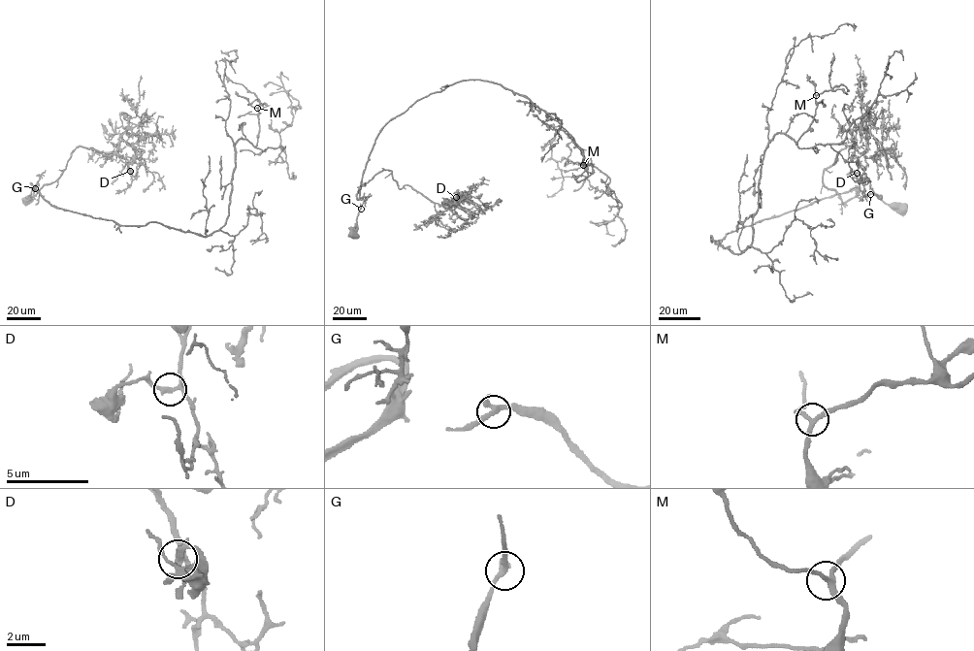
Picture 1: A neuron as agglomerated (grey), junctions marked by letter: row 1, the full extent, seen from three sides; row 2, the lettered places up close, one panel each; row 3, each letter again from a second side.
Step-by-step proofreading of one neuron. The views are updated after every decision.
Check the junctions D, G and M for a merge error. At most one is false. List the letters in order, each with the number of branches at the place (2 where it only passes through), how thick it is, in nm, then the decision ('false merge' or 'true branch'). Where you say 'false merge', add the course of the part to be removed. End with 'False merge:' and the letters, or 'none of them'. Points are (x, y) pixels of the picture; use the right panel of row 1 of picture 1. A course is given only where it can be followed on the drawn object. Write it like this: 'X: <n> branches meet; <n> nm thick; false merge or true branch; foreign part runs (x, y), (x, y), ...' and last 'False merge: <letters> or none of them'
D: 3 branches meet; 240 nm thick; true branch
G: 3 branches meet; 240 nm thick; true branch
M: 3 branches meet; 240 nm thick; true branch
False merge: none of them

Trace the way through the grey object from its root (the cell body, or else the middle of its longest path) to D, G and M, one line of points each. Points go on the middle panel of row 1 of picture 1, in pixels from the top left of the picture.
D: (352, 236), (360, 209), (360, 187), (383, 170), (392, 172), (399, 188), (410, 185), (439, 205), (456, 197)
G: (352, 236), (360, 209)
M: (352, 236), (357, 193), (380, 130), (418, 100), (462, 81), (501, 84), (555, 113), (583, 149), (583, 165)

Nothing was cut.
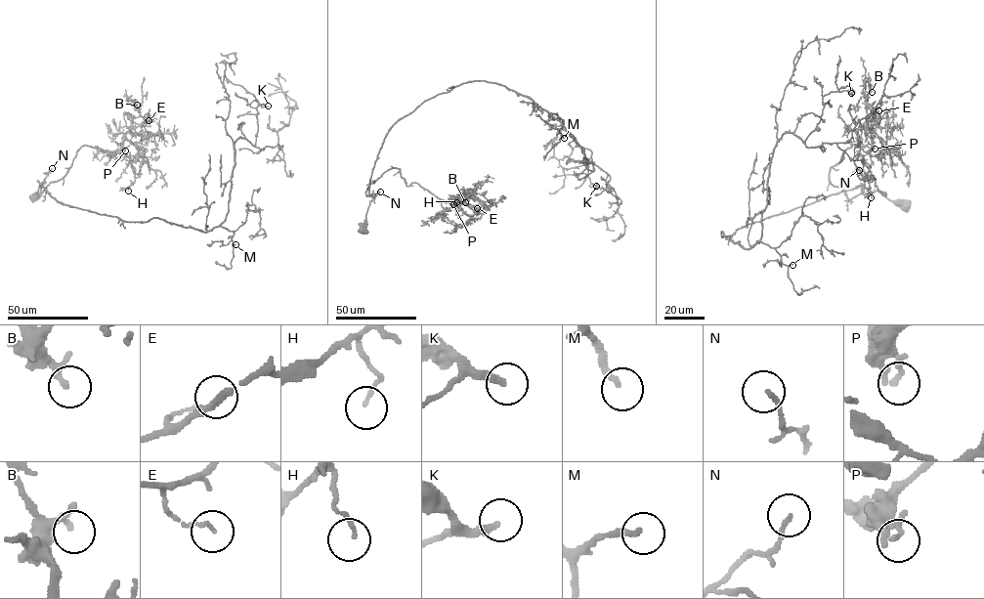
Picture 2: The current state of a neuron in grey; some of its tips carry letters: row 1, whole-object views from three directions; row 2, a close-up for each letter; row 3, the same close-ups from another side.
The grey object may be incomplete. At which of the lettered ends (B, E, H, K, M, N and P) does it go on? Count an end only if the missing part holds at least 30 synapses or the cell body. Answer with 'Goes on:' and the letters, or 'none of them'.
Goes on: B, K, M

